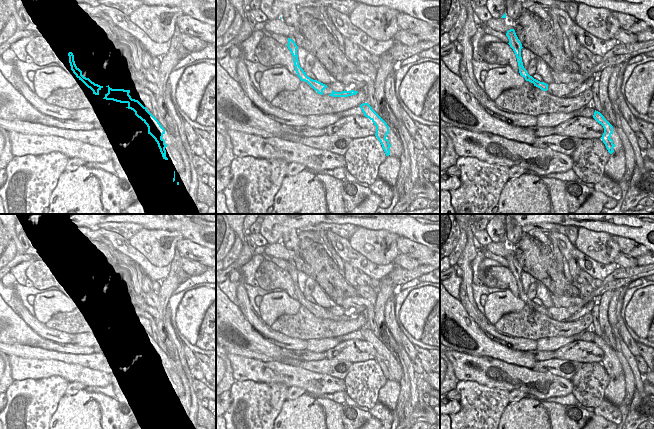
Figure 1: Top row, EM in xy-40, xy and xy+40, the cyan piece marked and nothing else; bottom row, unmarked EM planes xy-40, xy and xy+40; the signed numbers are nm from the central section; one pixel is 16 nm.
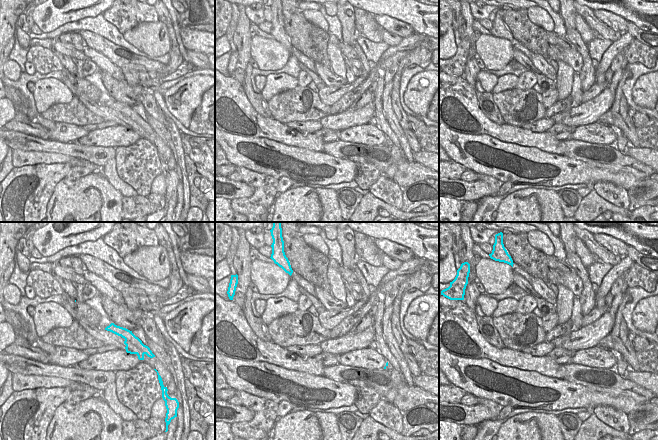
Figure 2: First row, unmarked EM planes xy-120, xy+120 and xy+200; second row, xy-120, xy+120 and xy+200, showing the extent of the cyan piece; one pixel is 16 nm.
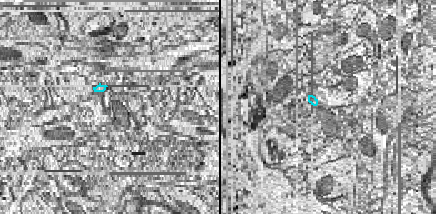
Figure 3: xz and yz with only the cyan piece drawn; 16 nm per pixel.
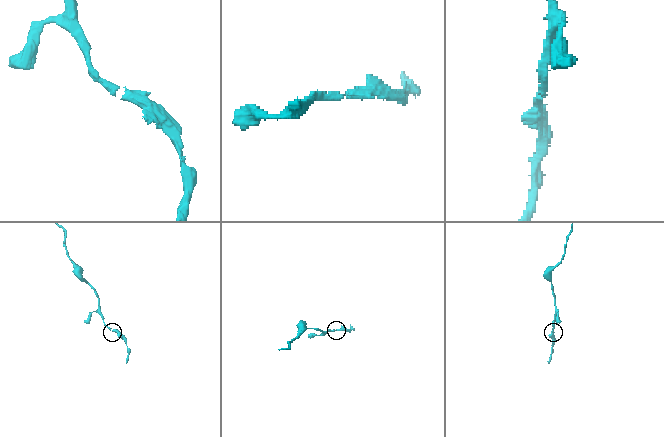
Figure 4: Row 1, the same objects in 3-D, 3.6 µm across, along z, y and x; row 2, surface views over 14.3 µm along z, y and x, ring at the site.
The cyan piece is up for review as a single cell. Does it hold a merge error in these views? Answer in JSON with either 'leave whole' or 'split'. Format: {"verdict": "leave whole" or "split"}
{"verdict": "leave whole"}

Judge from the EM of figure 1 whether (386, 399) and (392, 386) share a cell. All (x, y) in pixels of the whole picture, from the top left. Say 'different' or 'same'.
same

